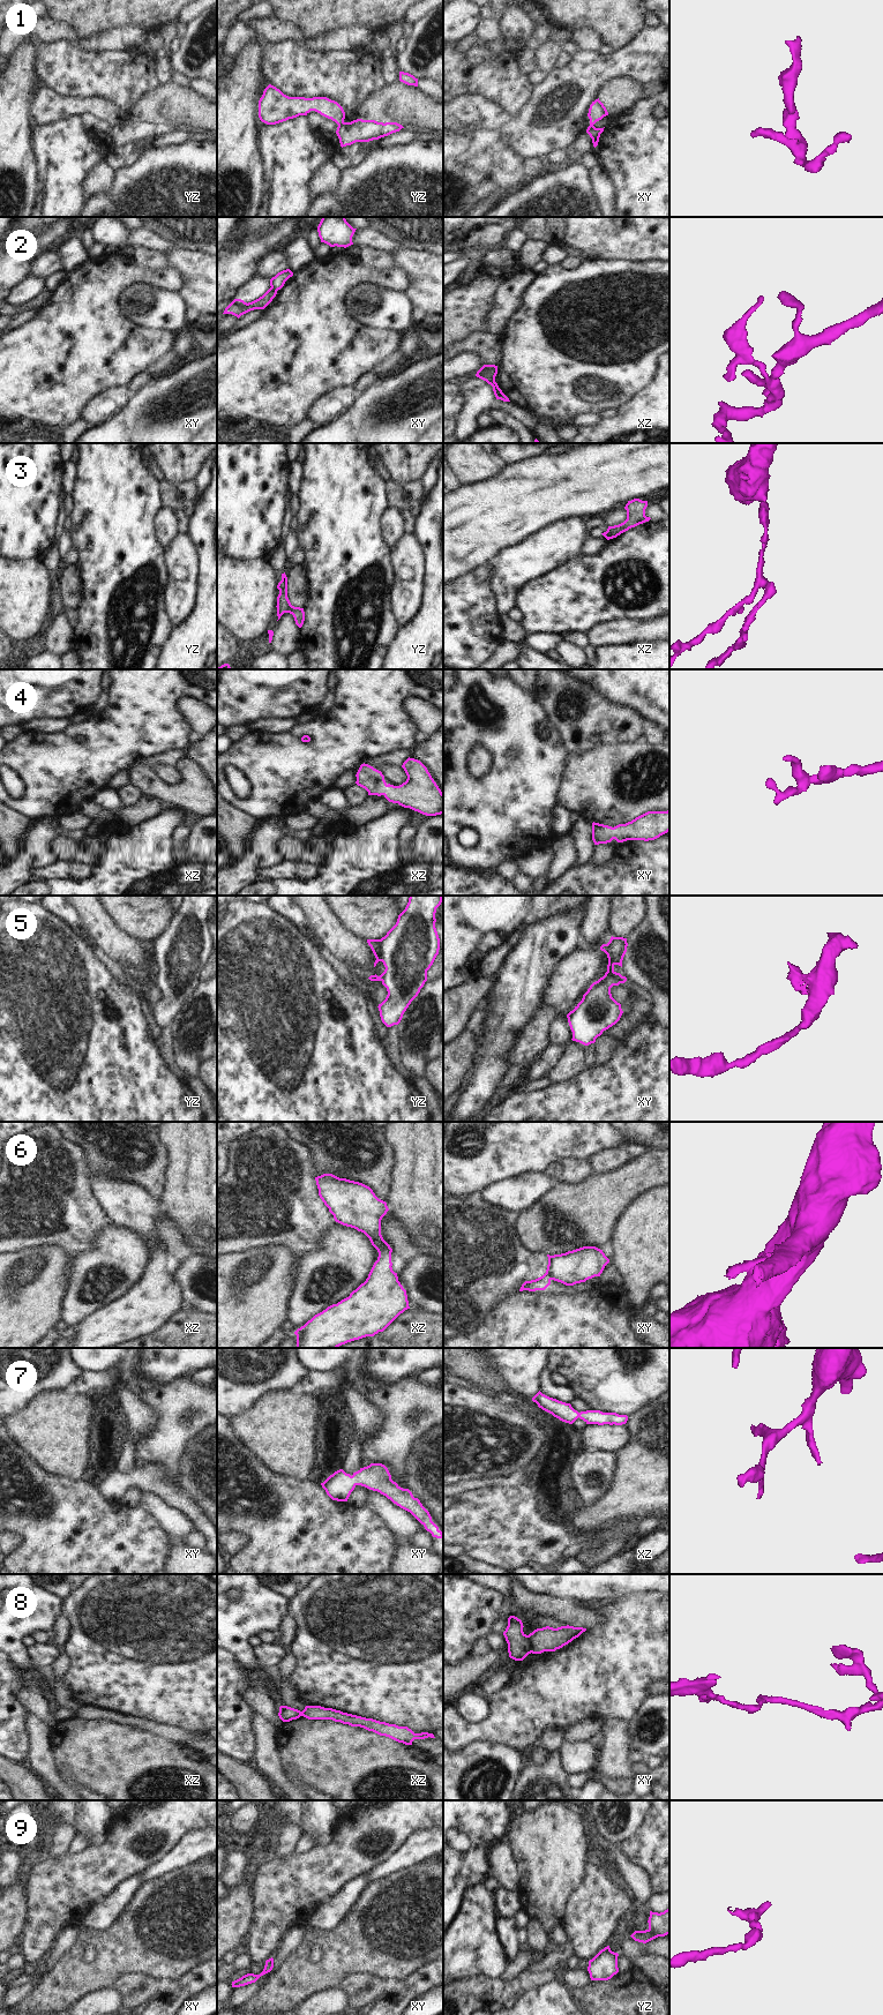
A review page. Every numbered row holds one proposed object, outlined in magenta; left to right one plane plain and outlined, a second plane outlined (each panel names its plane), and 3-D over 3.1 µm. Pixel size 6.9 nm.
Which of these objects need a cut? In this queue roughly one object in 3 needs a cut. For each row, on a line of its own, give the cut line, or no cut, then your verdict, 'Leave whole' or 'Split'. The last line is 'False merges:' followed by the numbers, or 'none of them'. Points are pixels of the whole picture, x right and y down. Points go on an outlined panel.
1: Split along yz (343, 121), (338, 126). Split
2: Split along xy (271, 286), (276, 291). Split
3: No split. Leave whole
4: No split. Leave whole
5: Split along yz (380, 939), (381, 960). Split
6: Split along xy (549, 1256), (549, 1276), (552, 1279). Split
7: No split. Leave whole
8: Split along xy (528, 1635), (531, 1652). Split
9: No split. Leave whole
False merges: 1, 2, 5, 6, 8

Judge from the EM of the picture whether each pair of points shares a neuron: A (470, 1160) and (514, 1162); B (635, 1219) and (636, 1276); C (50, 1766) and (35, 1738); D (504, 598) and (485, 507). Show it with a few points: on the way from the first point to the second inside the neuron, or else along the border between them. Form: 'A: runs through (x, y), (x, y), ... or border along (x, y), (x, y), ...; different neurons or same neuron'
A: runs through (480, 1160), (503, 1160); same neuron
B: runs through (636, 1233), (636, 1263); same neuron
C: runs through (43, 1759), (39, 1745); same neuron
D: border along (519, 542), (510, 548), (506, 548), (489, 562); different neurons

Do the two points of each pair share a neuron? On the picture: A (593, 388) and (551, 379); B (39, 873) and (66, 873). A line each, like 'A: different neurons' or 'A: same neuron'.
A: same neuron
B: same neuron

